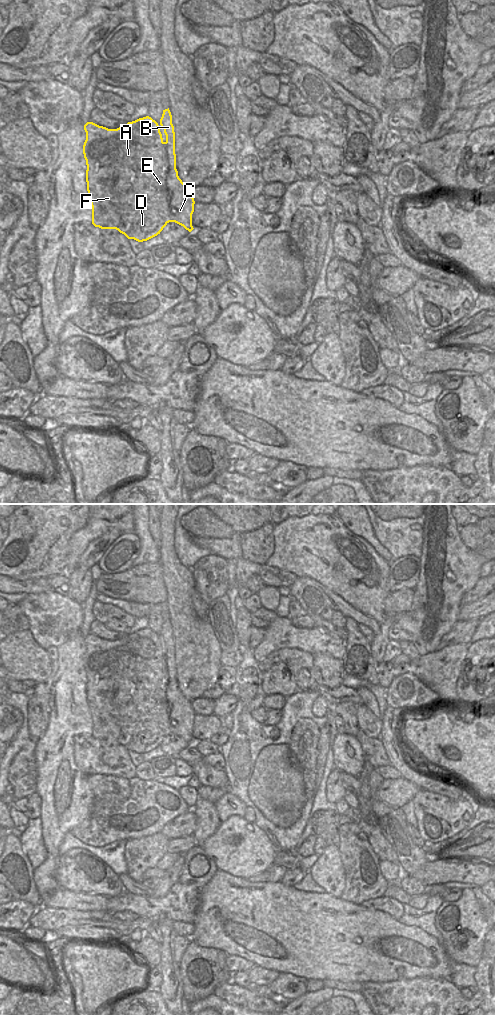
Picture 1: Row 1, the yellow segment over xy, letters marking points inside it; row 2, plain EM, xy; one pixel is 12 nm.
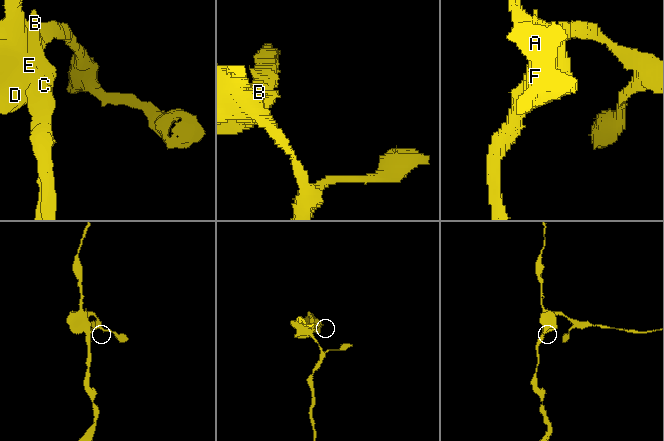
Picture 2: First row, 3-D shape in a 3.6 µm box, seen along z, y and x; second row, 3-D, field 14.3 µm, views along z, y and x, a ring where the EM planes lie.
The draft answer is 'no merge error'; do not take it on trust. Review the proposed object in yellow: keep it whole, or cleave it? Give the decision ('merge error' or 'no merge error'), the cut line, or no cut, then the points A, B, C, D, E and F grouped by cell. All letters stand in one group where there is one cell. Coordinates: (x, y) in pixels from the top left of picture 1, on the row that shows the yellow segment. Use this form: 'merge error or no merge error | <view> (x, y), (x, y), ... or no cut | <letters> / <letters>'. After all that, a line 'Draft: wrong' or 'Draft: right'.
merge error | xy (184, 185), (168, 189), (169, 221) | A B D E F / C
Draft: wrong

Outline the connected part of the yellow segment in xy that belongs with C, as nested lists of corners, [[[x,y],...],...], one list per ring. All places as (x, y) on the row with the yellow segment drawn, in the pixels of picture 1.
[[[178,186],[168,190],[170,192],[170,222],[175,222],[191,232],[194,229],[192,214],[195,204],[191,194],[192,189],[187,186]]]

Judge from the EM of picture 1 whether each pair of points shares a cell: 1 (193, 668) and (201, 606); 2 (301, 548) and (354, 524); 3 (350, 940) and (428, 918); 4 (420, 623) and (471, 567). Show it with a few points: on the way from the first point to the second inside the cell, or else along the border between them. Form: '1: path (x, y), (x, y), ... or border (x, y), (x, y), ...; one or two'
1: border (193, 594), (191, 605), (194, 613), (206, 619); two
2: border (335, 514), (348, 529), (366, 541); two
3: border (397, 920), (406, 925), (416, 925), (427, 933); two
4: path (432, 640), (445, 621), (447, 591); one

